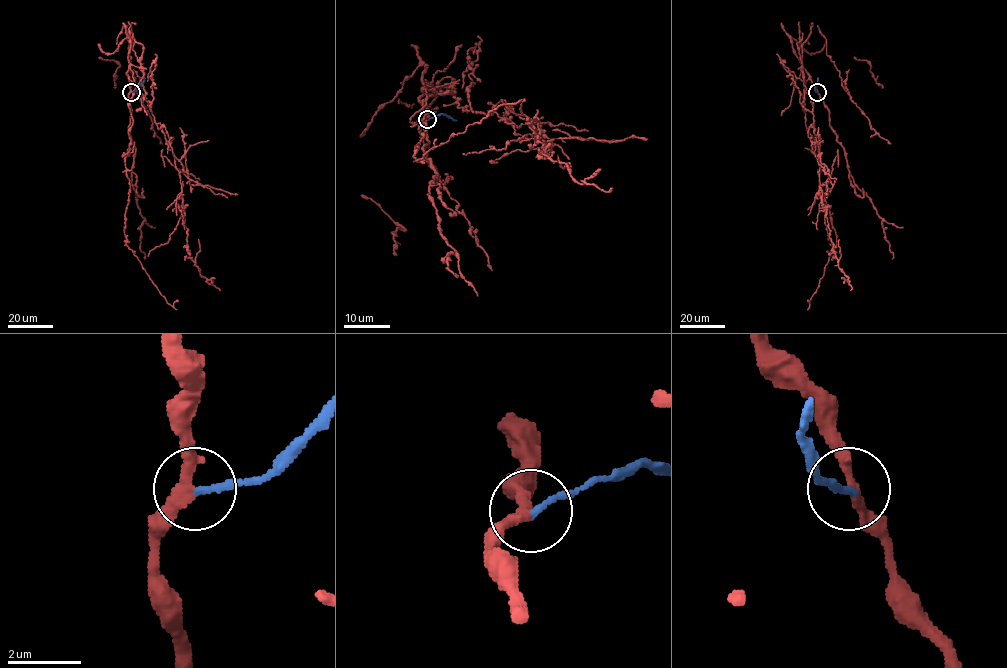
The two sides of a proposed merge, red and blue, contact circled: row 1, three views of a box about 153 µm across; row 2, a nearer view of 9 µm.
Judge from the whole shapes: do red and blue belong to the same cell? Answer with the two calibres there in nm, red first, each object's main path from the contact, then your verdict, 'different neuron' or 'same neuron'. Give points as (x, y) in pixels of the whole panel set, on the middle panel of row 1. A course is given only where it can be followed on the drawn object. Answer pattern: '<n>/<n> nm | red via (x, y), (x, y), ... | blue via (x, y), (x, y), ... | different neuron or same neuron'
280/170 nm | red via (427, 120), (438, 94), (423, 89), (432, 95), (416, 124), (426, 124), (418, 160), (525, 99) | blue via (427, 120), (445, 114), (456, 121) | different neuron

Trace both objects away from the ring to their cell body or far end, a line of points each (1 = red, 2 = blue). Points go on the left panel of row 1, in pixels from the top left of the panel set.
1: (130, 92), (129, 79), (136, 89), (128, 108), (126, 245), (166, 301), (173, 306), (178, 300)
2: (130, 92), (145, 78)

